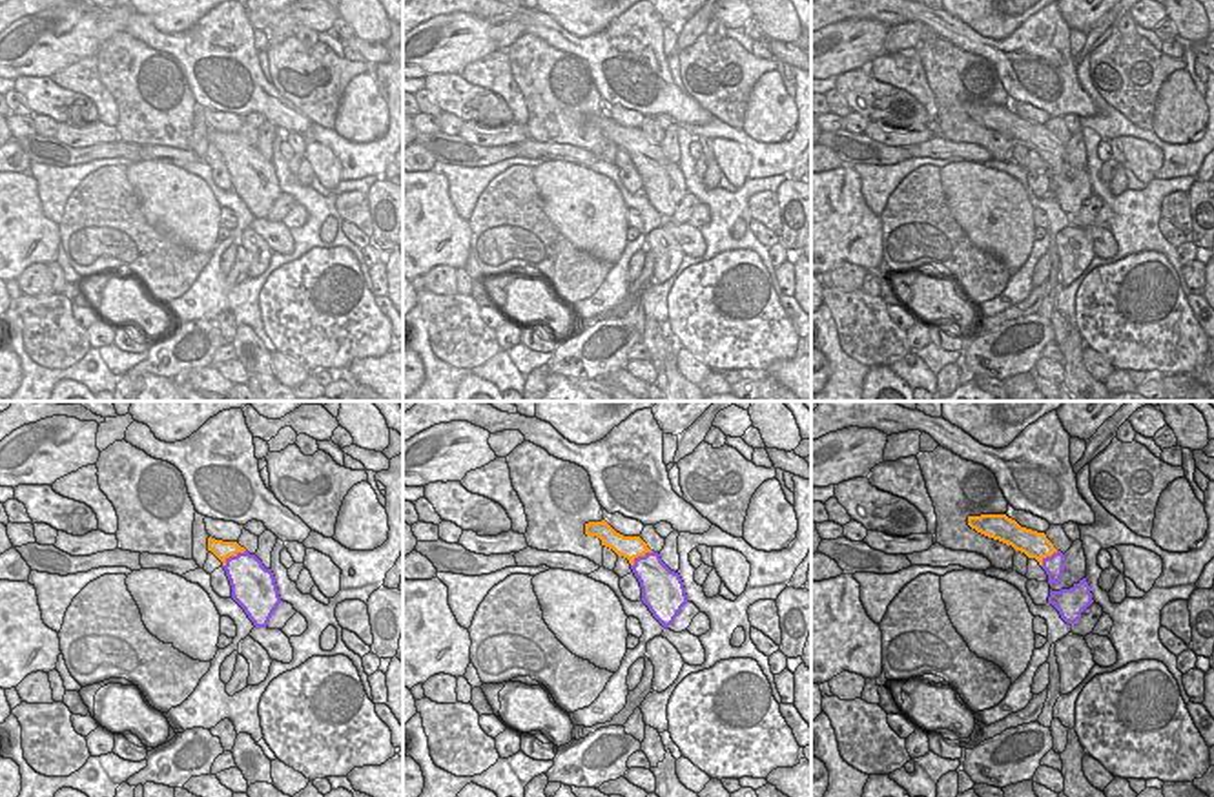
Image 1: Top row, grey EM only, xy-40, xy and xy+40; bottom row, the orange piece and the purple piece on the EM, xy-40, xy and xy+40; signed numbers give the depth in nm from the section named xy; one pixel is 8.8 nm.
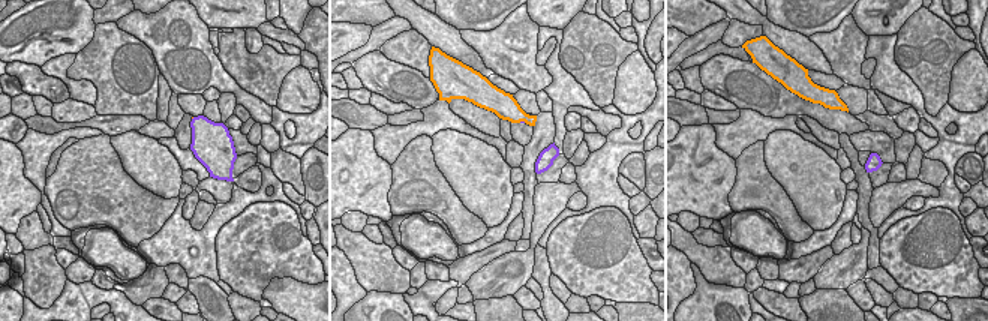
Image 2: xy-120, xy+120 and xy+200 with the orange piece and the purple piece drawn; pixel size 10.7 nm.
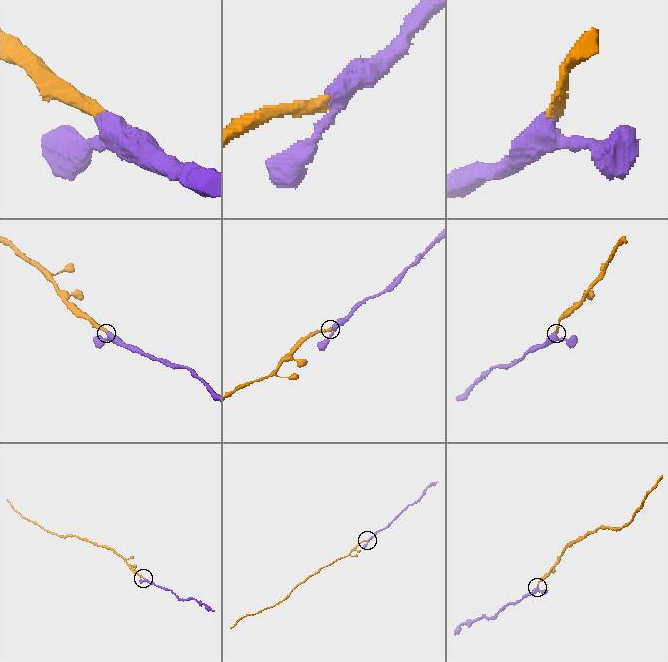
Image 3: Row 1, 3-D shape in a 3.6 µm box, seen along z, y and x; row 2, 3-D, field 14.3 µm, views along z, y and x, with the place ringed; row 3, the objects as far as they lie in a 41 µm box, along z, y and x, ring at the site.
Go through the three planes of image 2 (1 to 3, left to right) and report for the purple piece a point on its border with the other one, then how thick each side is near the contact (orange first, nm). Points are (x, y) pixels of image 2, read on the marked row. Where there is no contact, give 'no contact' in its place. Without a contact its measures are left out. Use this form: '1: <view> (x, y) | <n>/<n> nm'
1: no contact
2: xy+120 (522, 120) | 280/30 nm
3: no contact

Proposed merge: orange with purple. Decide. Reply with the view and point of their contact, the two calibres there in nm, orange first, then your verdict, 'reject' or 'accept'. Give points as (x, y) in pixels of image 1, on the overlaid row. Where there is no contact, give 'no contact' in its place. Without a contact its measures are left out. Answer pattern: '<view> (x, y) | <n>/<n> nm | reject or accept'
xy-40 (232, 555) | 160/340 nm | accept

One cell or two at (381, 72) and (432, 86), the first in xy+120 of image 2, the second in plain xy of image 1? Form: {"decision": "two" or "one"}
{"decision": "one"}

